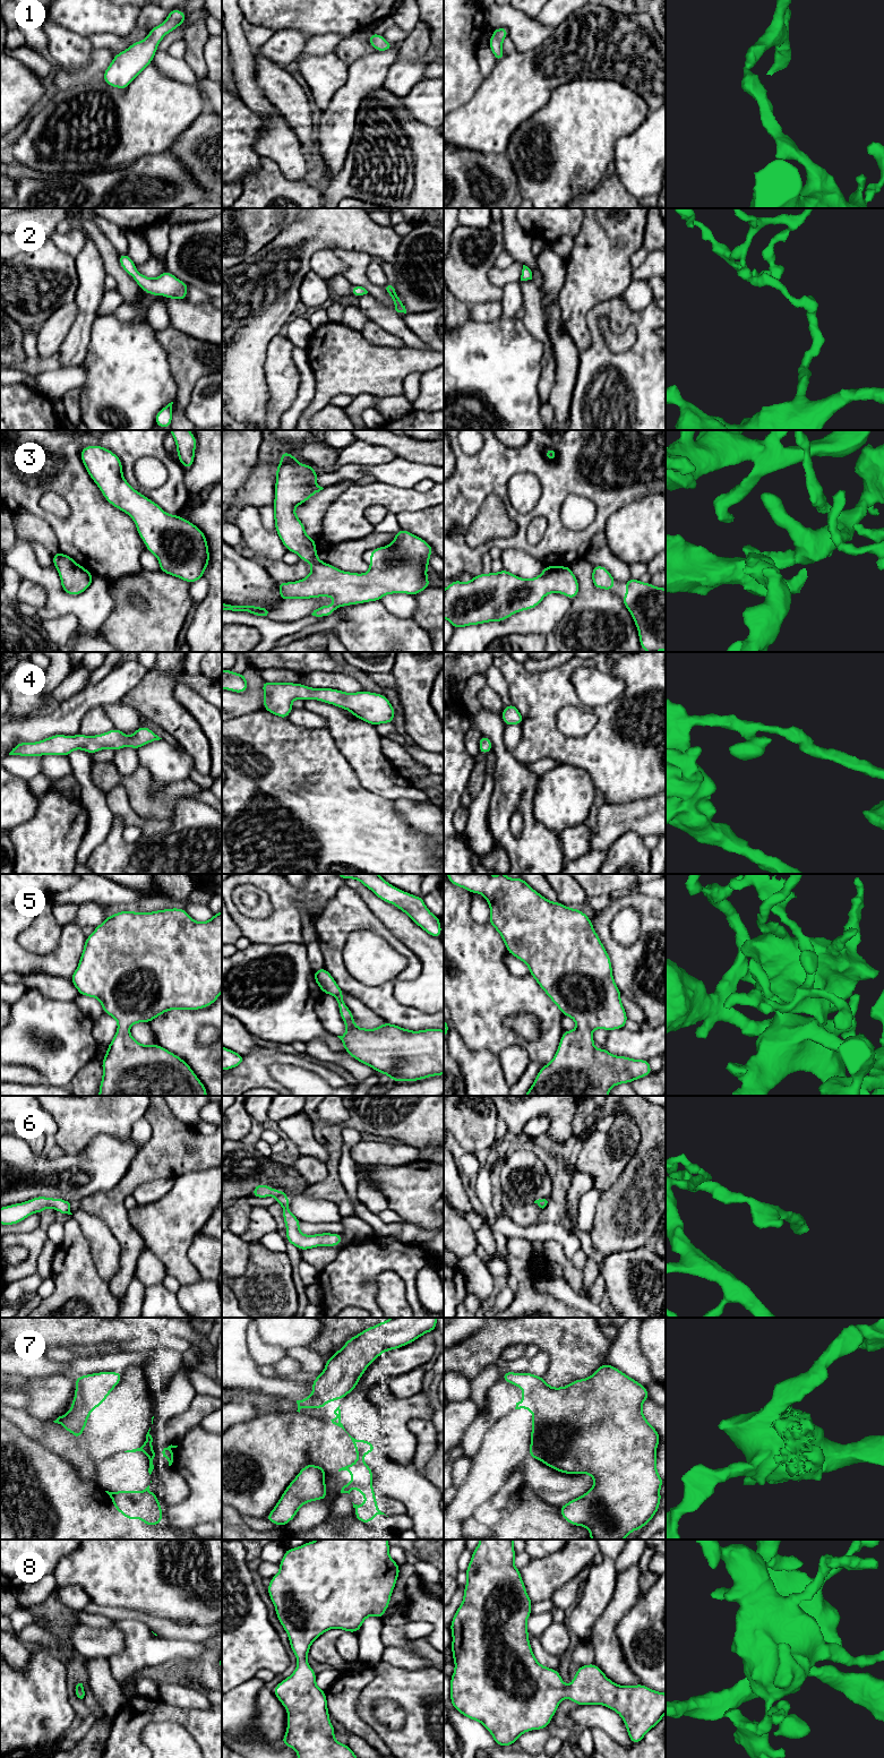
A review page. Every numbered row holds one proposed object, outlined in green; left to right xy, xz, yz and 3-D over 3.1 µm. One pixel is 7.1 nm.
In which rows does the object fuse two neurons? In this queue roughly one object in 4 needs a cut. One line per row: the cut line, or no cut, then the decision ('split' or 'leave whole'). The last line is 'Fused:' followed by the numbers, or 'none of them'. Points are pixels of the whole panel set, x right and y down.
1: no cut | leave whole
2: no cut | leave whole
3: no cut | leave whole
4: no cut | leave whole
5: no cut | leave whole
6: no cut | leave whole
7: no cut | leave whole
8: no cut | leave whole
Fused: none of them

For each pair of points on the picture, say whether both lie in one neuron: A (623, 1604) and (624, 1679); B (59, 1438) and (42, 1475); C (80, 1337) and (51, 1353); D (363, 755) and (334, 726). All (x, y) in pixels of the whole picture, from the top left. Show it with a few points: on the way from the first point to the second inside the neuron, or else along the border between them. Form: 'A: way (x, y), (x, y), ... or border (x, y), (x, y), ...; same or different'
A: way (608, 1622), (608, 1656), (610, 1661); same
B: border (29, 1438), (65, 1458), (75, 1467); different
C: border (63, 1346), (49, 1348); different
D: way (357, 748), (341, 732); same

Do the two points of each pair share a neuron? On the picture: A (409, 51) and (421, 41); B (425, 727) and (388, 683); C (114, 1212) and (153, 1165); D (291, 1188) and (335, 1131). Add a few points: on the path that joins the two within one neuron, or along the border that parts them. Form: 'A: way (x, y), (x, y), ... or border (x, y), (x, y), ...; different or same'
A: way (412, 49), (418, 43); same
B: border (389, 672), (396, 689); different
C: way (114, 1199), (139, 1173); same
D: border (303, 1191), (308, 1197), (331, 1200); different

